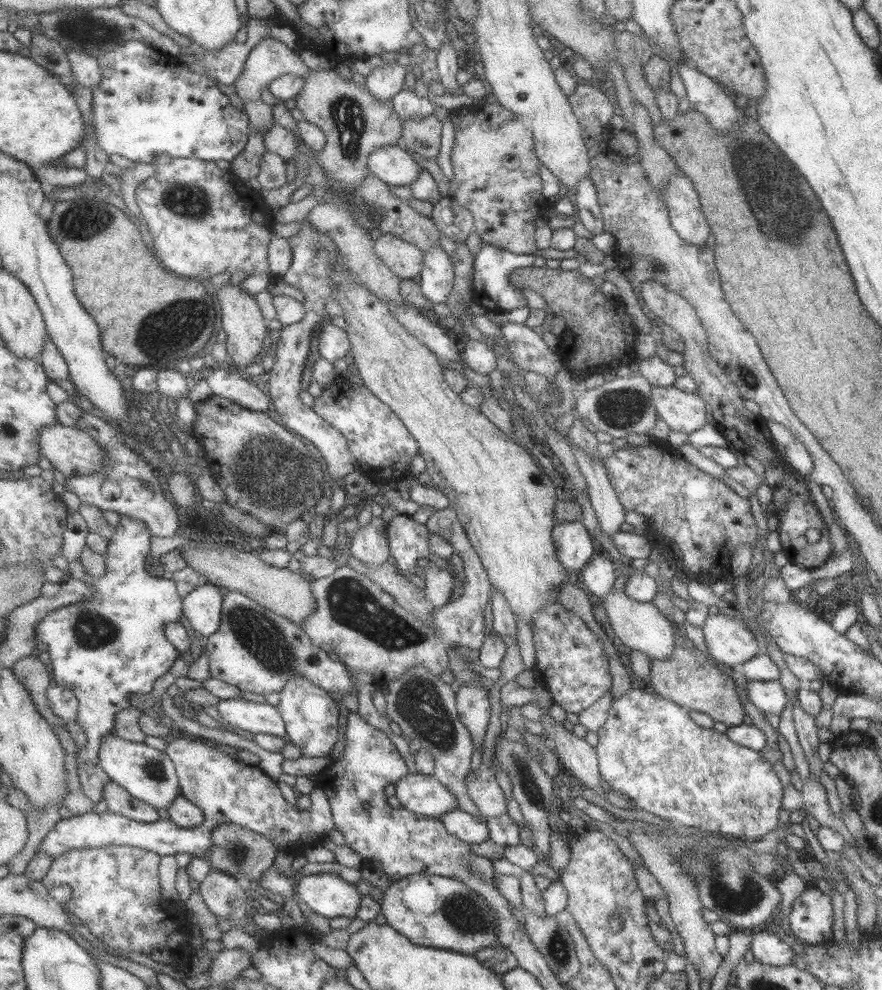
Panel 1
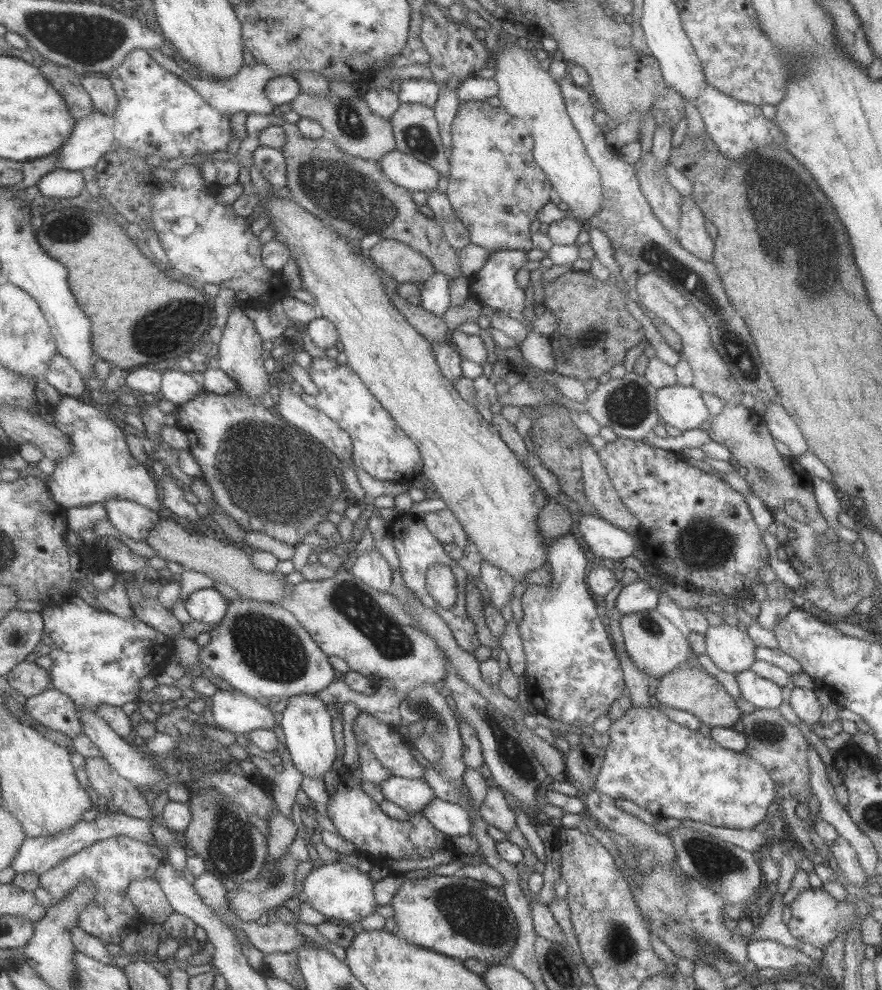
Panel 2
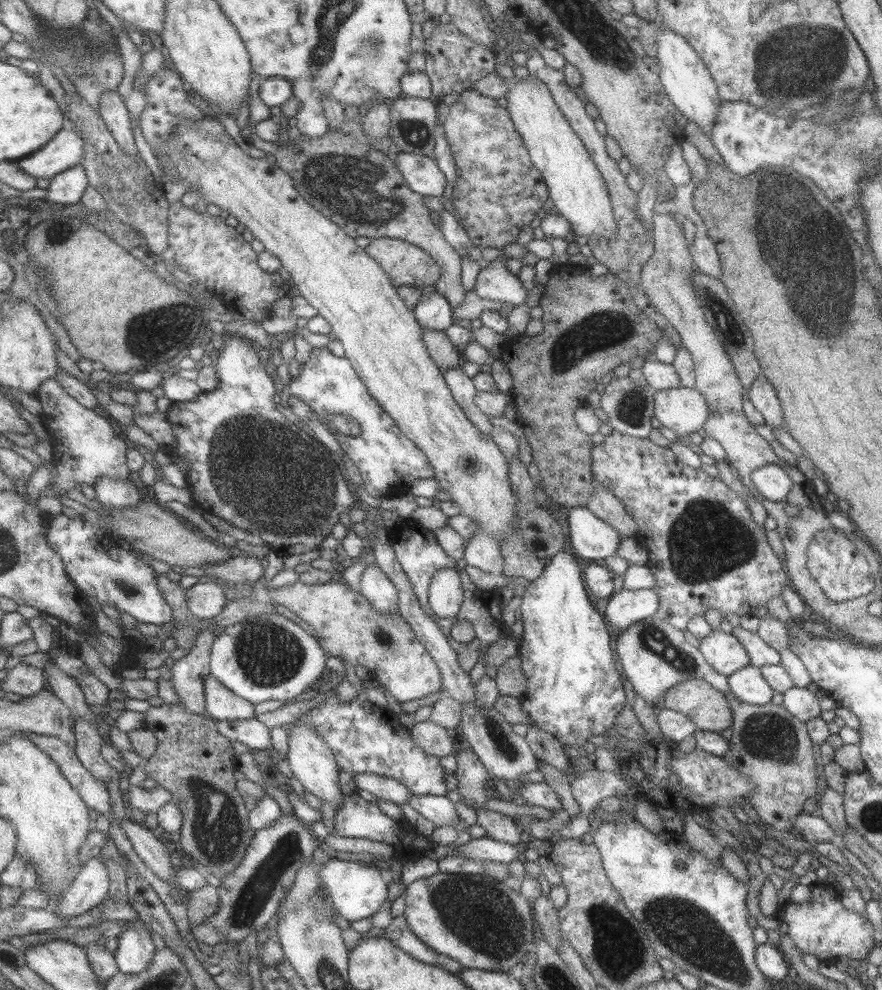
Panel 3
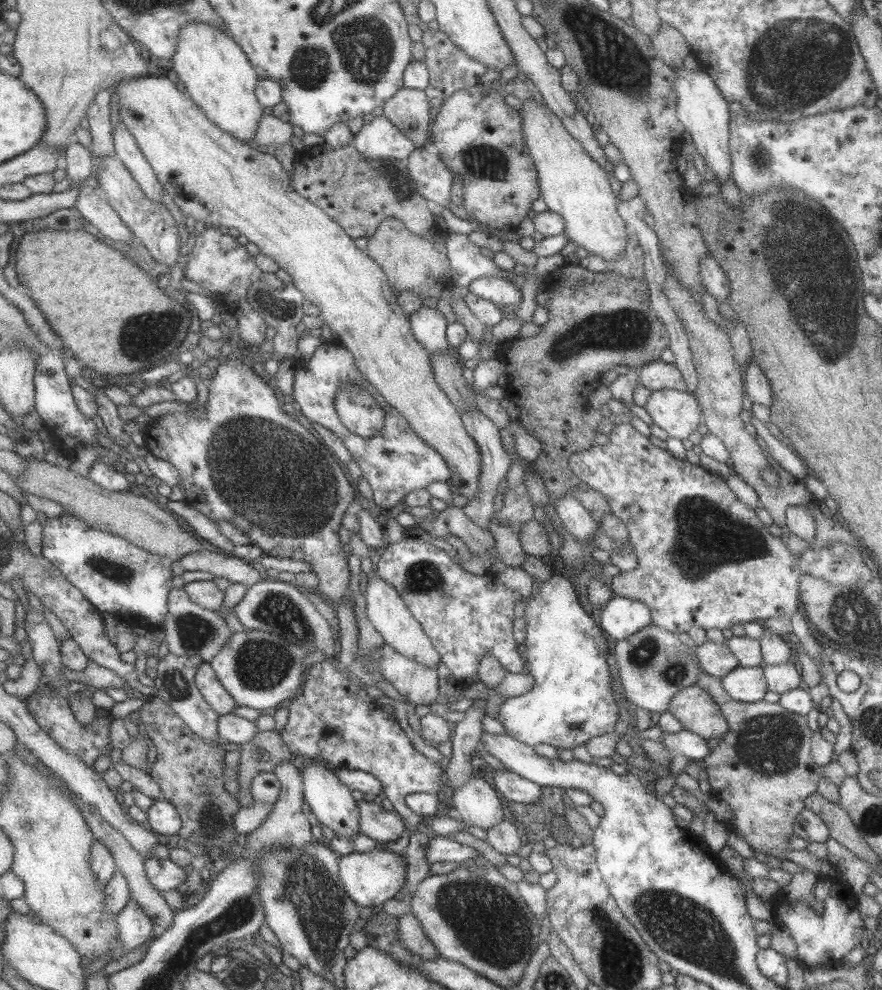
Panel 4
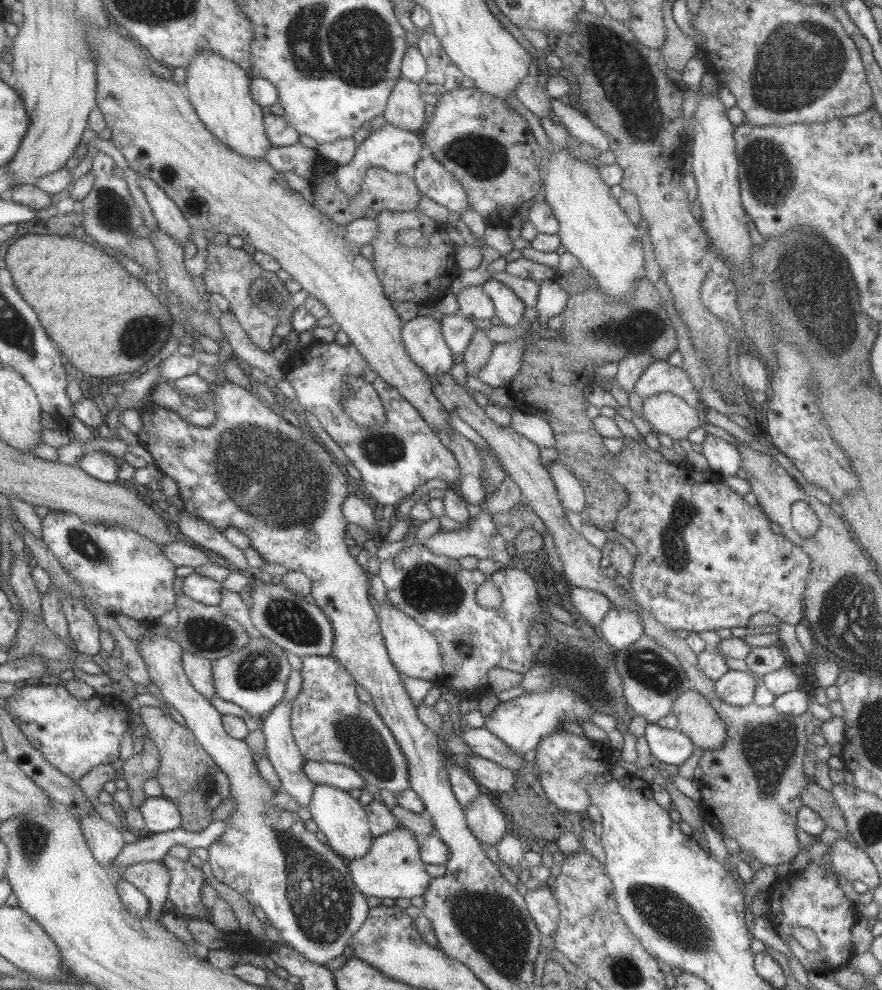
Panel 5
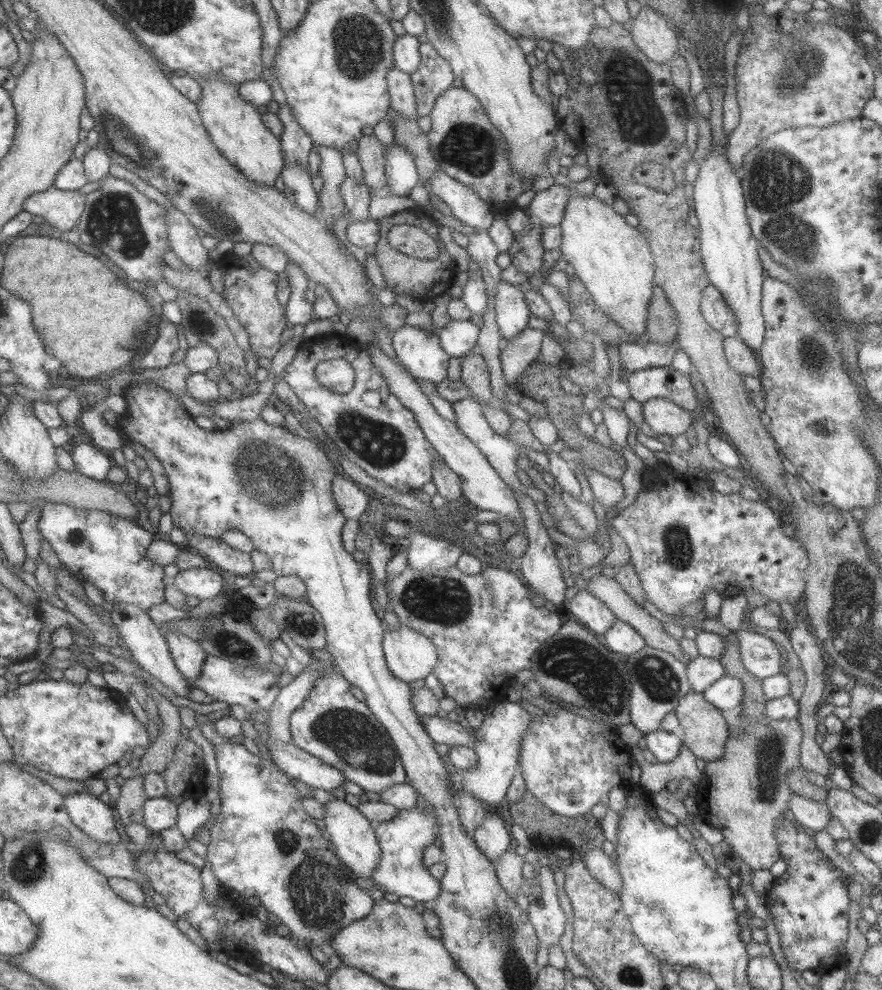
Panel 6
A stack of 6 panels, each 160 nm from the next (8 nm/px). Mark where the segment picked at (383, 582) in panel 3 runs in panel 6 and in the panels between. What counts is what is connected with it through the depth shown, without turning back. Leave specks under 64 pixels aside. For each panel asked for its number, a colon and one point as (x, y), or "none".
4: (384, 609)
5: (413, 651)
6: (409, 656)

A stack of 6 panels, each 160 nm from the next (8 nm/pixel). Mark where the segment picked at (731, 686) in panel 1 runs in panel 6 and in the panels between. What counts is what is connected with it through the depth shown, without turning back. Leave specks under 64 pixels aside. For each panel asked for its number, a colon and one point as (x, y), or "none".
2: (688, 687)
3: (705, 706)
4: (692, 706)
5: (696, 718)
6: (704, 732)

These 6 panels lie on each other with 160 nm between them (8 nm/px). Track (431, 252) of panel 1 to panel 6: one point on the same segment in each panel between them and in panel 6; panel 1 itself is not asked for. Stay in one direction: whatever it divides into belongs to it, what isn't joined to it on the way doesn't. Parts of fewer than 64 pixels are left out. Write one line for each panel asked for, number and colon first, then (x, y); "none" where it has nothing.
2: (434, 295)
3: (433, 312)
4: (428, 326)
5: (424, 345)
6: (418, 351)

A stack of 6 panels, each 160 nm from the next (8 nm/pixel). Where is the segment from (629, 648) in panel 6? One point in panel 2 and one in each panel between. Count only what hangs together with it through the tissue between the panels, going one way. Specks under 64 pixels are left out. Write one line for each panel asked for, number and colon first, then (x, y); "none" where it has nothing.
2: (638, 596)
3: (627, 607)
4: (621, 617)
5: (620, 628)

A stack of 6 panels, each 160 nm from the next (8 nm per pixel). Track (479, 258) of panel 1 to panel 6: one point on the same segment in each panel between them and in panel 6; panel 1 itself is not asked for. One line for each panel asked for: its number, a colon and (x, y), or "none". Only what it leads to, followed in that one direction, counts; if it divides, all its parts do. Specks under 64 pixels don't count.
2: (493, 285)
3: (494, 282)
4: (501, 292)
5: (508, 308)
6: (511, 312)

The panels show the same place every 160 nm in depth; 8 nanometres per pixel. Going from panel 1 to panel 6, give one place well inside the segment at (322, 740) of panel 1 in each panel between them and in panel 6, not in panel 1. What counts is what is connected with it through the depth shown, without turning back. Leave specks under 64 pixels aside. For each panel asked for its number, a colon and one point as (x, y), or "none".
2: (306, 726)
3: (310, 760)
4: (330, 801)
5: (343, 821)
6: (353, 836)

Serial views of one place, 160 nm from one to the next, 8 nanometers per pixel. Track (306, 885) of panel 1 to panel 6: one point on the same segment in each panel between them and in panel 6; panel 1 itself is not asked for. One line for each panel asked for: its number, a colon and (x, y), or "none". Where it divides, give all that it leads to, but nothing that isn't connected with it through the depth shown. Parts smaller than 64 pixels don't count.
2: (337, 890)
3: (357, 889)
4: (369, 878)
5: (392, 868)
6: (402, 839)

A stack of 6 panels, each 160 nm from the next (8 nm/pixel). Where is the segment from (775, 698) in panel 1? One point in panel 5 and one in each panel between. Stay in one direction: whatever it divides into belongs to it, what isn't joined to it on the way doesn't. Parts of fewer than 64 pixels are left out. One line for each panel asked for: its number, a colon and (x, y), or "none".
2: (761, 693)
3: (747, 684)
4: (745, 684)
5: (735, 687)

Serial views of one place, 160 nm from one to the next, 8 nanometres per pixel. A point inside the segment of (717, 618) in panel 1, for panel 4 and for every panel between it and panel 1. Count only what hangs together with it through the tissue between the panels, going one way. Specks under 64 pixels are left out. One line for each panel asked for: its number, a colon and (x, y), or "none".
2: (728, 646)
3: (722, 652)
4: (715, 659)

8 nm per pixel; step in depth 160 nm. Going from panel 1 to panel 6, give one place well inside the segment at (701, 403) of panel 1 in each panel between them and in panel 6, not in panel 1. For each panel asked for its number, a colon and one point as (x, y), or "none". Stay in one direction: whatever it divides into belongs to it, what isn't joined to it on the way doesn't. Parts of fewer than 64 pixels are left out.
2: (680, 406)
3: (683, 410)
4: (677, 413)
5: (668, 414)
6: (662, 416)

